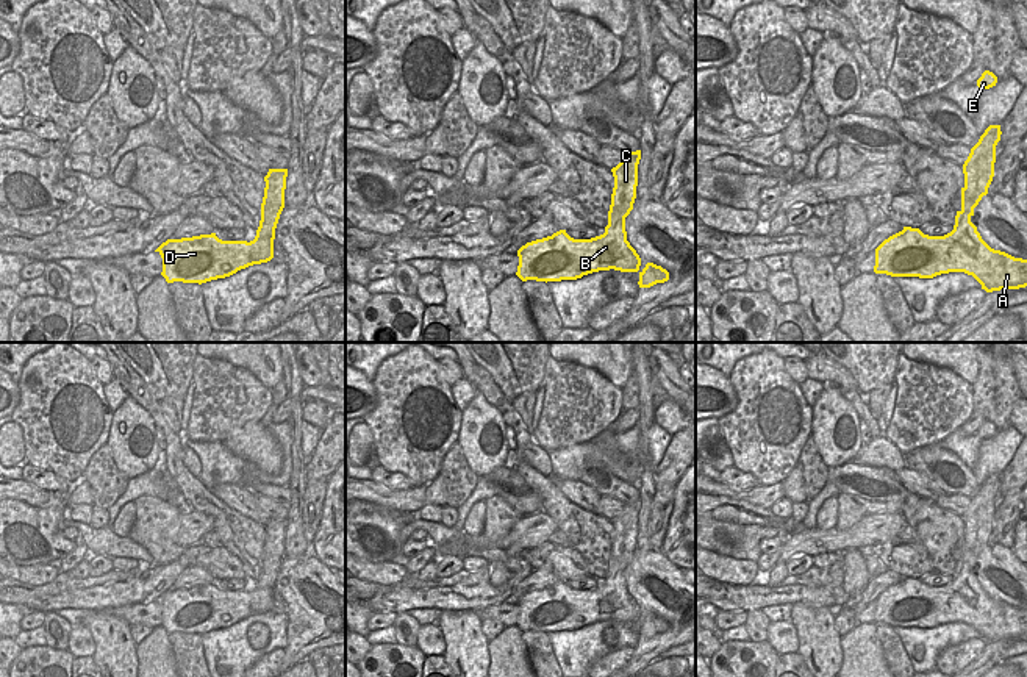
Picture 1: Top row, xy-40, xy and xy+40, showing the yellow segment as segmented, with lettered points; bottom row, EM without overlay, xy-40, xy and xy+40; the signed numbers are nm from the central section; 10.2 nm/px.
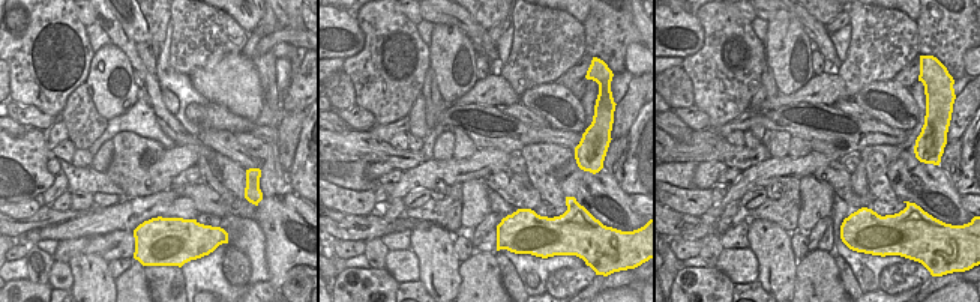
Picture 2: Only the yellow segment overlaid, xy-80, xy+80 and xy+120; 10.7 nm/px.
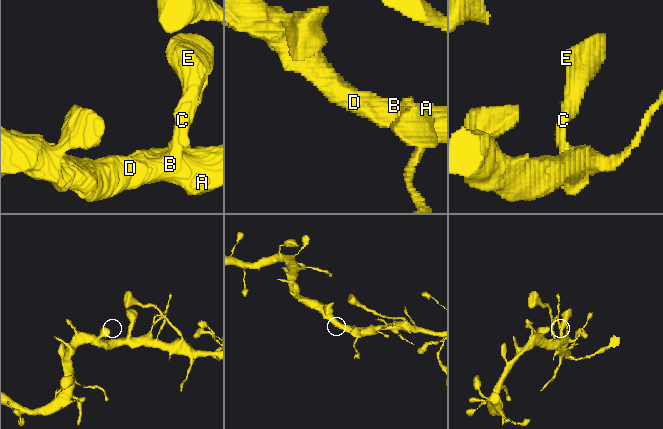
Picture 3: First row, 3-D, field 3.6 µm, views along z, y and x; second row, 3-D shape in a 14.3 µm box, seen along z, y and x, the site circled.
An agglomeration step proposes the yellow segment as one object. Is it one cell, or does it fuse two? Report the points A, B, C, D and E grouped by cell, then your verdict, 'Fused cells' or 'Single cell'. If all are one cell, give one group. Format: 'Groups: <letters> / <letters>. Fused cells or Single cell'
Groups: A B C D E. Single cell

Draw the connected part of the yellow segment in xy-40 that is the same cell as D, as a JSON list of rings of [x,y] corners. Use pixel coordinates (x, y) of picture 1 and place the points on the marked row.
[[[269,169],[261,220],[253,241],[222,241],[211,235],[167,239],[155,252],[163,258],[167,283],[206,283],[274,258],[275,228],[284,208],[288,169]]]

